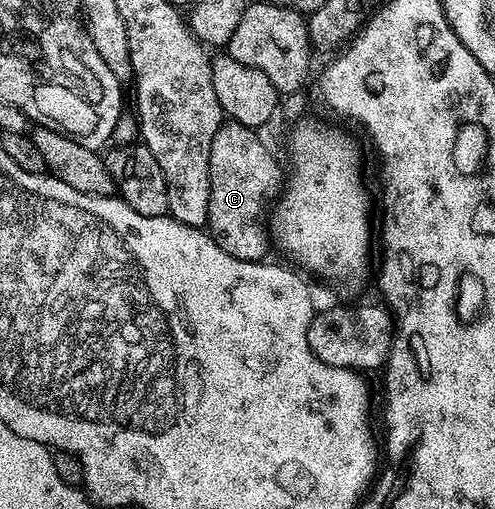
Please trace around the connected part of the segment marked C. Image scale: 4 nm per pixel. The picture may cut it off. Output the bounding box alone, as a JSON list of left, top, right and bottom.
[207,121,283,263]

